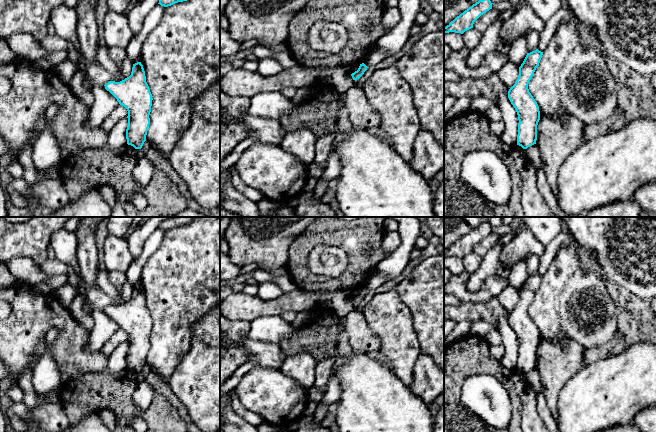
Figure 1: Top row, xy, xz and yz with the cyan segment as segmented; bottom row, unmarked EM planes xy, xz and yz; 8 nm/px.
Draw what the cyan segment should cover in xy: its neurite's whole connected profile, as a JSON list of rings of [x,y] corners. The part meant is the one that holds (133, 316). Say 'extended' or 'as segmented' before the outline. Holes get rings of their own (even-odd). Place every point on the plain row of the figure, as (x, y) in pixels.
as segmented | [[[141,286],[133,288],[129,301],[120,306],[110,305],[104,310],[128,335],[127,368],[141,373],[150,349],[153,324],[143,289]]]

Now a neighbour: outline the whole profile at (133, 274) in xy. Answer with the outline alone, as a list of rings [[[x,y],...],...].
[[[157,228],[146,240],[141,255],[132,261],[126,271],[126,279],[135,288],[141,286],[141,272],[148,258],[160,247],[166,231]]]

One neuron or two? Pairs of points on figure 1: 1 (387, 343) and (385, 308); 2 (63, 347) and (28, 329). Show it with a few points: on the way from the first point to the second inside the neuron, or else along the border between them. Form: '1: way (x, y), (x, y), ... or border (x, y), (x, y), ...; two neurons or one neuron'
1: way (387, 334), (387, 317); one neuron
2: way (54, 347), (45, 349), (34, 338); one neuron

